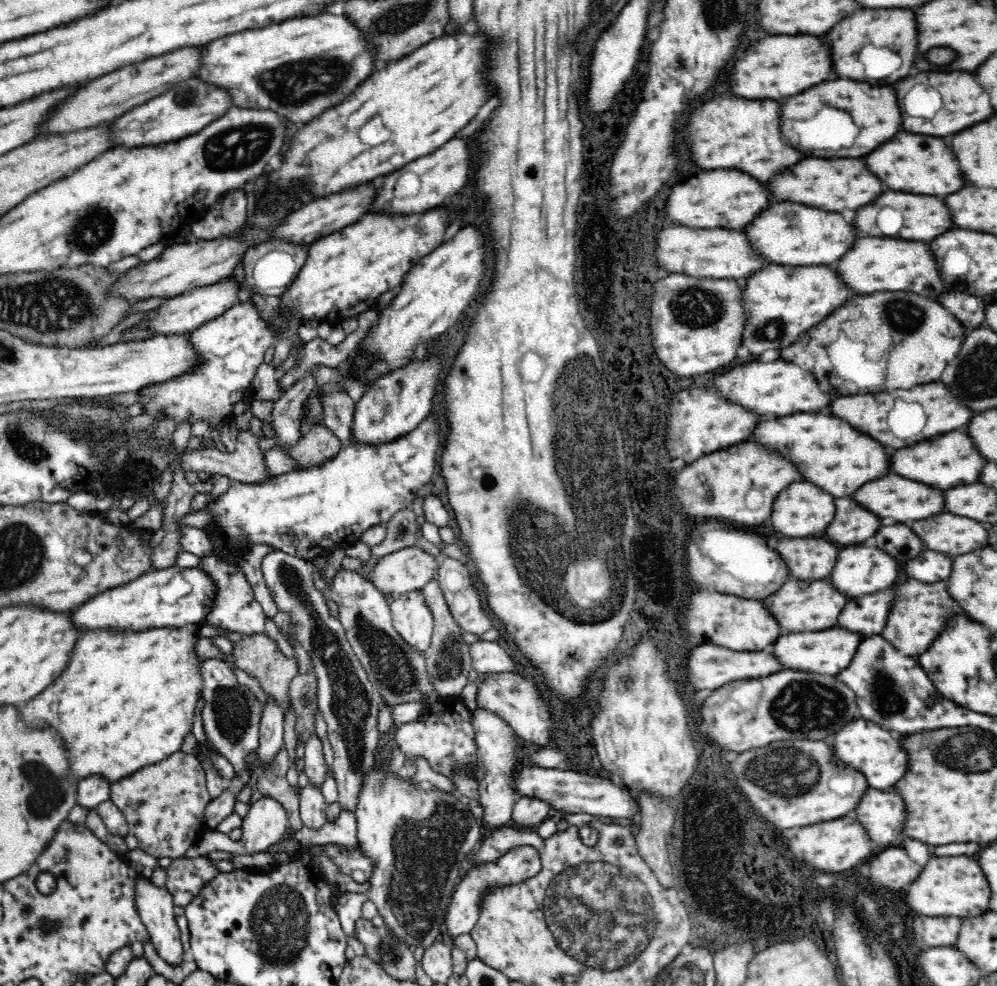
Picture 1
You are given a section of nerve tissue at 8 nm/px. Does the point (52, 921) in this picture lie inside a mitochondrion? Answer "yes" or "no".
yes

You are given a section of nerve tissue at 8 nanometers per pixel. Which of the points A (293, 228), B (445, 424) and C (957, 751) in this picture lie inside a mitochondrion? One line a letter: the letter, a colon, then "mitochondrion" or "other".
A: other
B: other
C: mitochondrion

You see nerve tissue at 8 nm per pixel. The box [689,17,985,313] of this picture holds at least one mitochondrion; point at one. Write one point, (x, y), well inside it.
(898, 42)

